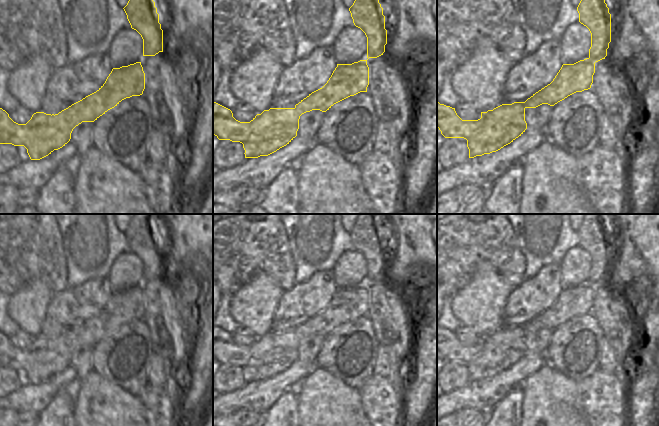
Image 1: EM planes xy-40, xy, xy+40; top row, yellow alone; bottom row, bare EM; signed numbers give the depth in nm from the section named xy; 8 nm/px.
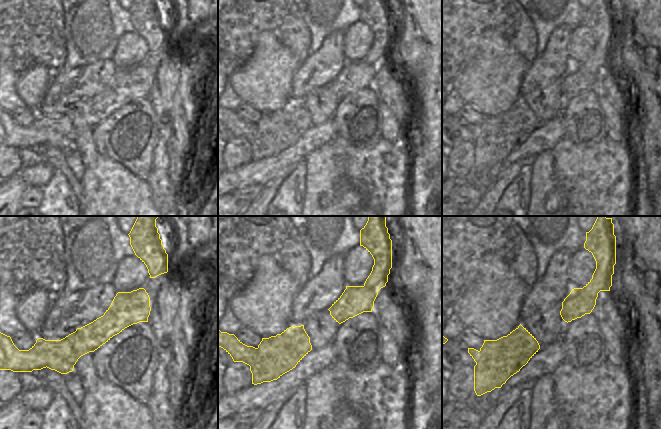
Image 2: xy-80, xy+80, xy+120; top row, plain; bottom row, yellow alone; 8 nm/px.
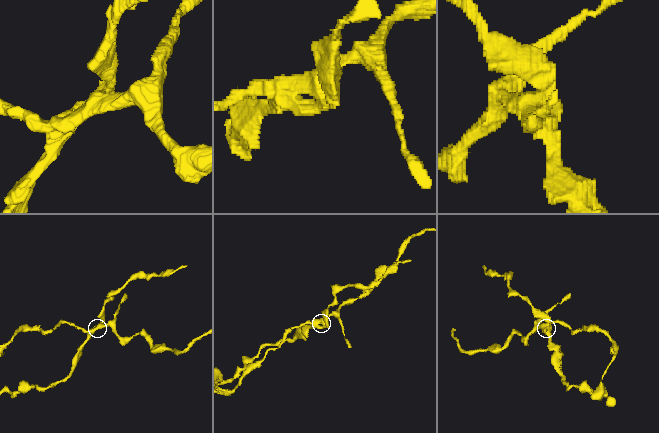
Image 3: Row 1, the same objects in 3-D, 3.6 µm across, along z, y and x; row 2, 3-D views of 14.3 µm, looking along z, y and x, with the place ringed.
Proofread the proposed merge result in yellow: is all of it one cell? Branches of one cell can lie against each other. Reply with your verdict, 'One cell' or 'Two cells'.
Two cells

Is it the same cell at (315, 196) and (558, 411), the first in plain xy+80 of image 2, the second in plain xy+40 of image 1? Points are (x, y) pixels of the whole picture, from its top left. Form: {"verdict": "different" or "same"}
{"verdict": "same"}

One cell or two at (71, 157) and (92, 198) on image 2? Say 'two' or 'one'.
two

